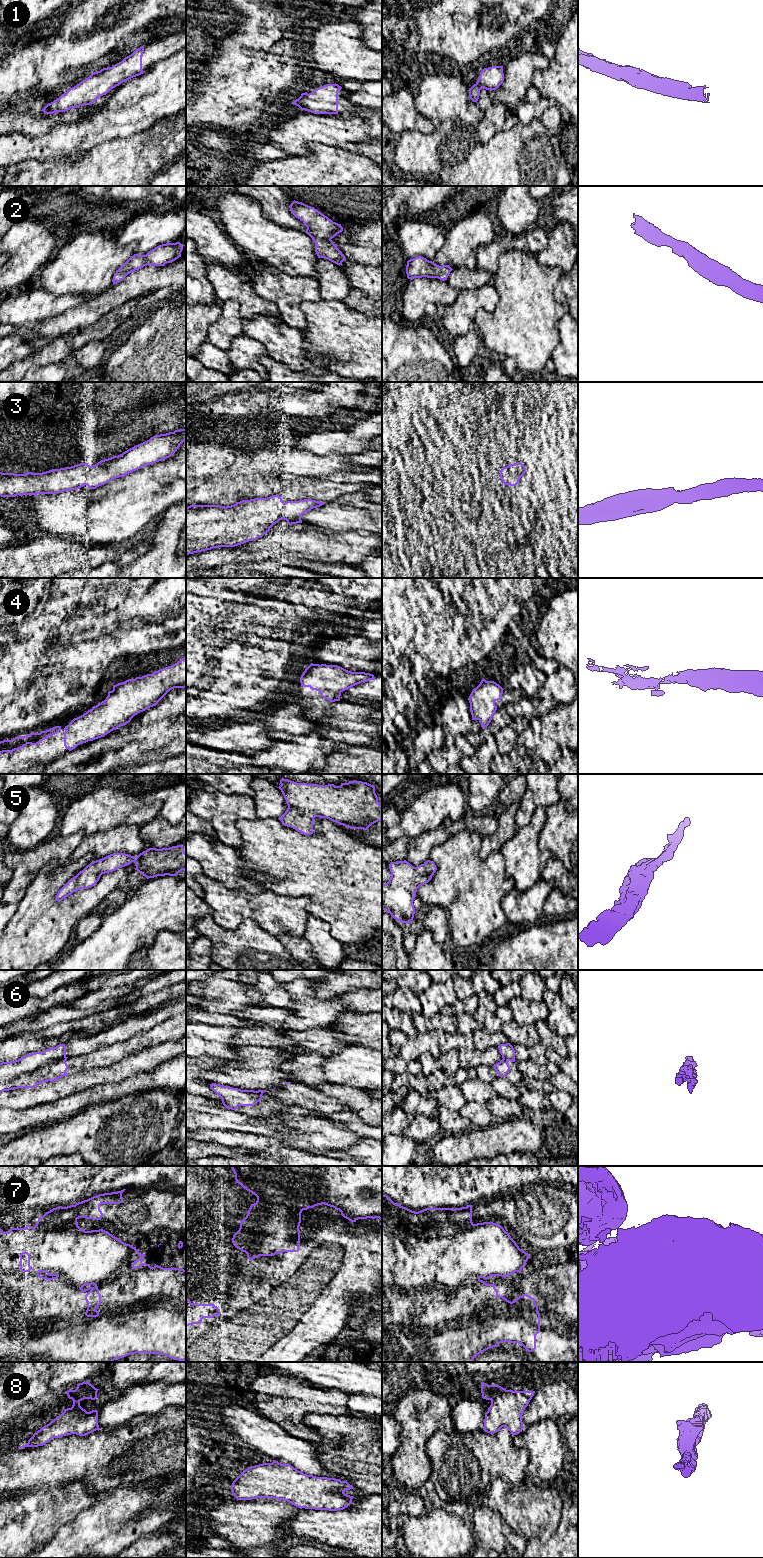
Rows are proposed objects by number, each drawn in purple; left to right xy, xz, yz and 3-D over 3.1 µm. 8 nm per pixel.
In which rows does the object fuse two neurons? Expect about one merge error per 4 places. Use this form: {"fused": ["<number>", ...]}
{"fused": ["6", "7"]}

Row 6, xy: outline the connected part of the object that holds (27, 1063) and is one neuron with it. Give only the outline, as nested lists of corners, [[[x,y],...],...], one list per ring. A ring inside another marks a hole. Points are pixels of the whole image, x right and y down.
[[[59,1044],[54,1048],[43,1052],[33,1052],[24,1055],[18,1060],[0,1063],[0,1081],[11,1079],[25,1072],[31,1072],[38,1067],[45,1066],[66,1056],[65,1044]]]

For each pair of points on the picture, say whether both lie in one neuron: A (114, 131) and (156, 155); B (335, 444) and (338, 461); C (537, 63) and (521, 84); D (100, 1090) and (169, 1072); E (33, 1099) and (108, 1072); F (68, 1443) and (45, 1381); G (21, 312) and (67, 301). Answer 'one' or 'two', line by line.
A: two
B: two
C: one
D: one
E: one
F: two
G: one

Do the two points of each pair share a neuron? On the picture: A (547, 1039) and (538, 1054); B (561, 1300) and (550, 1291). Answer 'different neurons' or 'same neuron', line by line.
A: different neurons
B: same neuron

